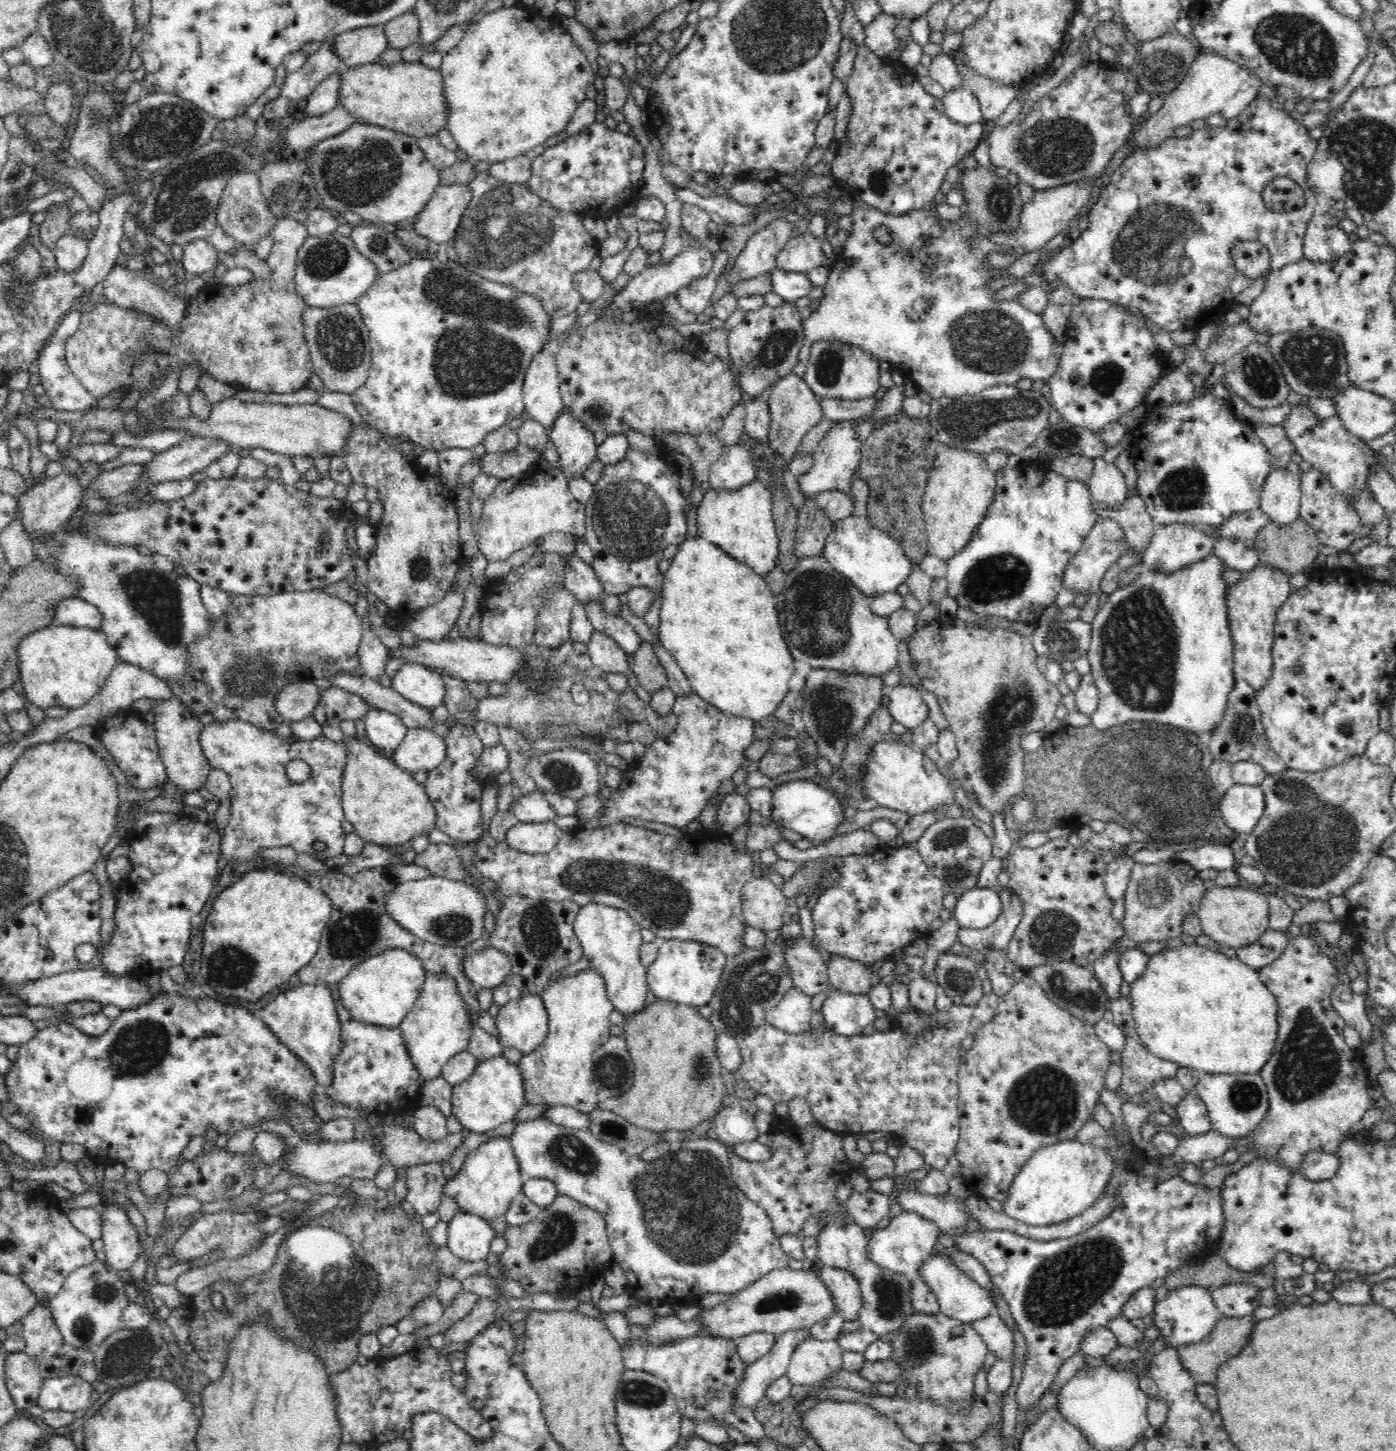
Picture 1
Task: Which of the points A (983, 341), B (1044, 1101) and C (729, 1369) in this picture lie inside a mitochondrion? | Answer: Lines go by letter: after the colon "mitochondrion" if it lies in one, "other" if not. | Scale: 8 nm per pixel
A: mitochondrion
B: mitochondrion
C: other

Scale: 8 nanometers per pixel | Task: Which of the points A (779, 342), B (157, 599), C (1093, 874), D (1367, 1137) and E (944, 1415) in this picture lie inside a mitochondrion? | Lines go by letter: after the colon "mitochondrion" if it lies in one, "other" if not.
A: mitochondrion
B: mitochondrion
C: other
D: other
E: other

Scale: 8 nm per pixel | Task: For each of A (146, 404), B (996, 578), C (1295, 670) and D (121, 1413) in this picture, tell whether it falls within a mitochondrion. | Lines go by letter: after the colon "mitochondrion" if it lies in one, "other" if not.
A: other
B: mitochondrion
C: mitochondrion
D: other

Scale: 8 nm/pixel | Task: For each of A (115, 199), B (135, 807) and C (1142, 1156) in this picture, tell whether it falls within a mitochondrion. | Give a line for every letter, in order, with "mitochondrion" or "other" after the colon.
A: other
B: other
C: other

